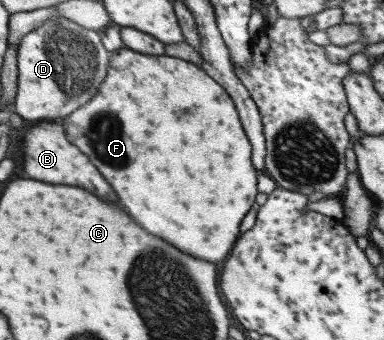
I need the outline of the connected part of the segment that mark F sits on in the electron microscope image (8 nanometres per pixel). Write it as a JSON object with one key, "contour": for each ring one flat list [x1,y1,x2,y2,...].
{"contour":[[123,46,123,48,118,48,109,54,105,77,98,86,96,94,92,96,92,100,88,100,86,104,82,104,82,108,75,108,70,114,63,117,61,126,63,132,66,132,66,136,68,136,68,142,76,144,80,148,80,152,84,152,88,156,88,160,92,160,96,170,112,186,114,194,118,196,118,202,126,208,126,214,138,226,142,226,146,232,170,242,174,248,186,252,194,258,200,258,206,262,220,262,220,260,225,260,234,240,238,238,238,232,240,232,238,224,240,224,242,216,250,210,257,194,257,170,250,166,250,144,248,144,248,140,240,128,240,122,238,122,238,116,234,110,235,106,232,104,232,99,226,94,226,91,197,65,166,55,138,54]]}

